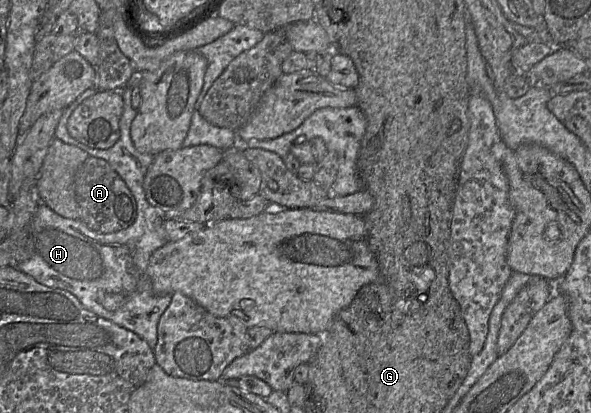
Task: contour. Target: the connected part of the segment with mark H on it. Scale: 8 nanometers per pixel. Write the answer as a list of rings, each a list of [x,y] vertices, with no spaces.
[[[95,87],[84,91],[64,109],[54,137],[77,146],[89,156],[103,159],[110,165],[135,198],[135,221],[121,231],[104,234],[89,228],[81,219],[65,218],[40,202],[30,222],[31,257],[16,267],[41,284],[71,292],[84,308],[136,333],[154,350],[157,344],[158,322],[171,302],[171,295],[154,293],[148,274],[148,262],[153,252],[168,240],[163,229],[166,217],[148,202],[143,188],[145,174],[155,155],[139,152],[130,137],[130,126],[137,114],[131,100],[134,88],[136,87],[114,90],[122,93],[124,109],[119,123],[120,137],[111,148],[91,148],[68,132],[67,124],[72,112],[85,99],[99,91]]]

